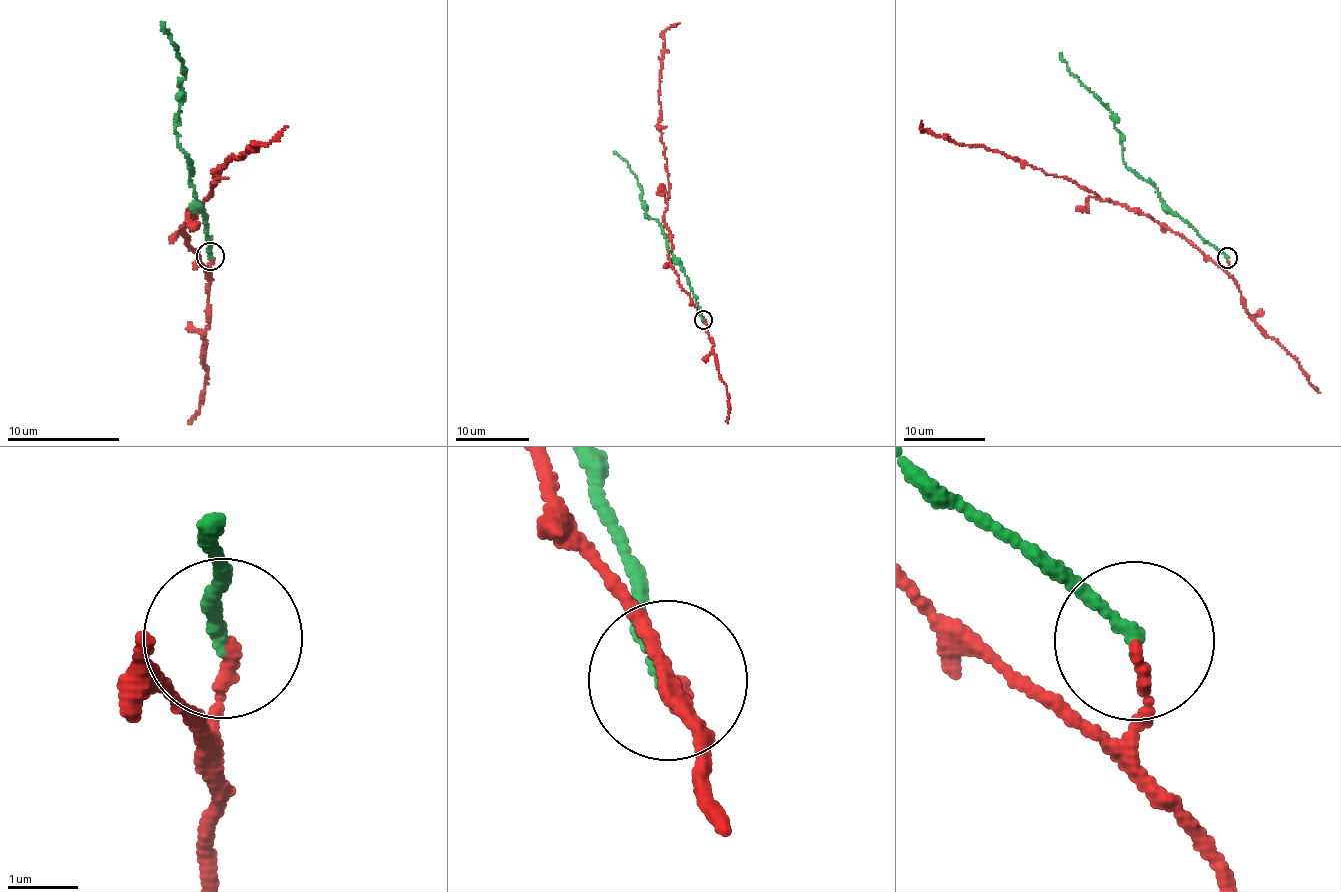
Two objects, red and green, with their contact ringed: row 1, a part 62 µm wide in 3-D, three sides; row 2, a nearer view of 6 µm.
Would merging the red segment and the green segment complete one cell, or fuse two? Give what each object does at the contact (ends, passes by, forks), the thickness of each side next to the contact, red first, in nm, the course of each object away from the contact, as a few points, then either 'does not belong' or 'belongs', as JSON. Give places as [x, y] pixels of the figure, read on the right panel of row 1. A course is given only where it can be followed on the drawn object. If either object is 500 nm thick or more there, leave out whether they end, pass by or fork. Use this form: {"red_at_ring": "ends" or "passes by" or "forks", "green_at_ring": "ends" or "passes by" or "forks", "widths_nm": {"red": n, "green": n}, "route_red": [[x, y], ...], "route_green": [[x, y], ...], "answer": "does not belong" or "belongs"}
{"red_at_ring": "ends", "green_at_ring": "ends", "widths_nm": {"red": 160, "green": 180}, "route_red": [[1227, 257], [1229, 265], [1218, 267], [1149, 216], [1102, 201], [1062, 177], [983, 146], [923, 132], [922, 121]], "route_green": [[1227, 257], [1176, 214], [1155, 188], [1125, 165], [1112, 112], [1074, 75], [1059, 53]], "answer": "belongs"}

